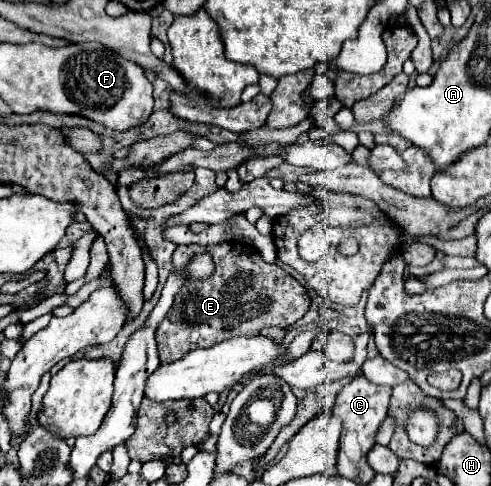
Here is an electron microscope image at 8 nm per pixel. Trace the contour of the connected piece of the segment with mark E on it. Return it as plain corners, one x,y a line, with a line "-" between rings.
234,240
216,246
180,244
172,254
172,272
186,268
188,260
200,252
212,252
216,272
208,280
184,284
184,288
176,294
168,316
160,322
160,328
156,328
158,358
164,364
182,358
190,350
208,348
234,336
258,336
266,326
288,328
308,310
310,300
304,286
278,264
266,264
260,256
256,256
256,248
244,242

